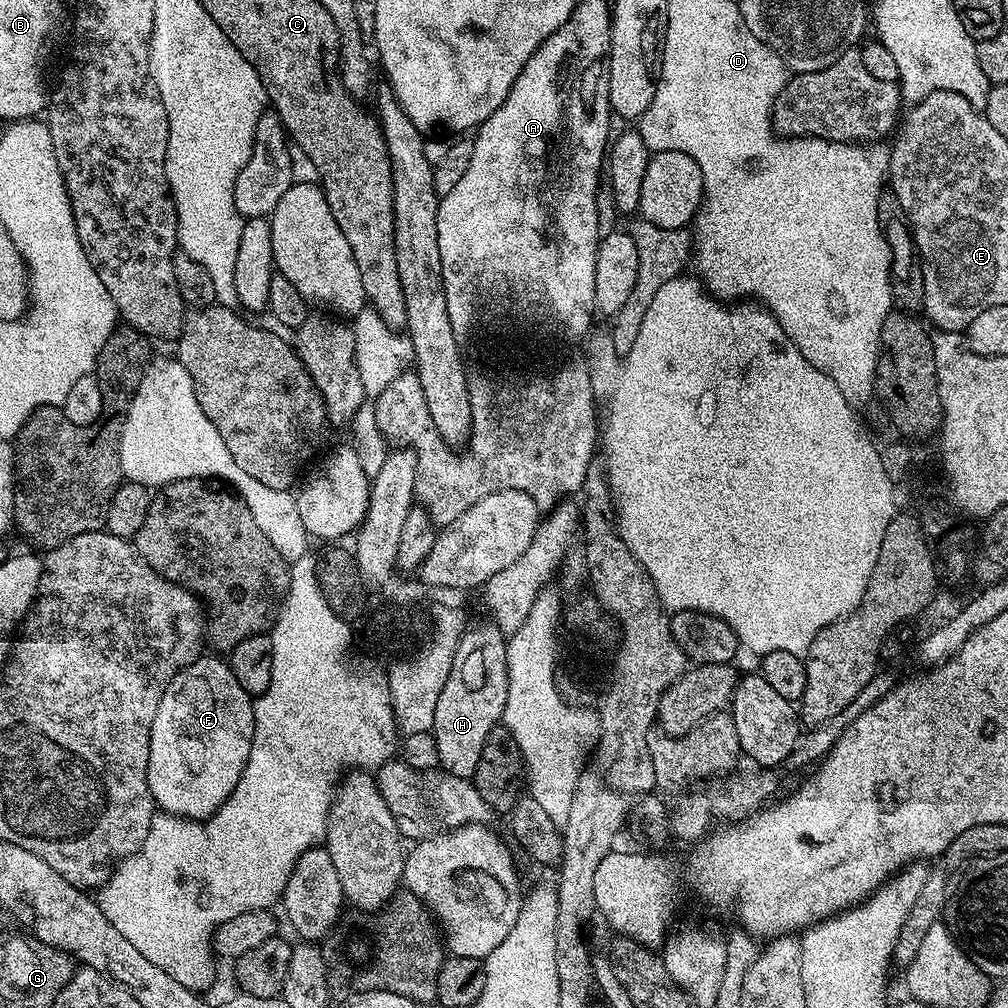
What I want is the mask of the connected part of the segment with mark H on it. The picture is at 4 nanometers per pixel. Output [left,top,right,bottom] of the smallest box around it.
[431,622,507,780]

